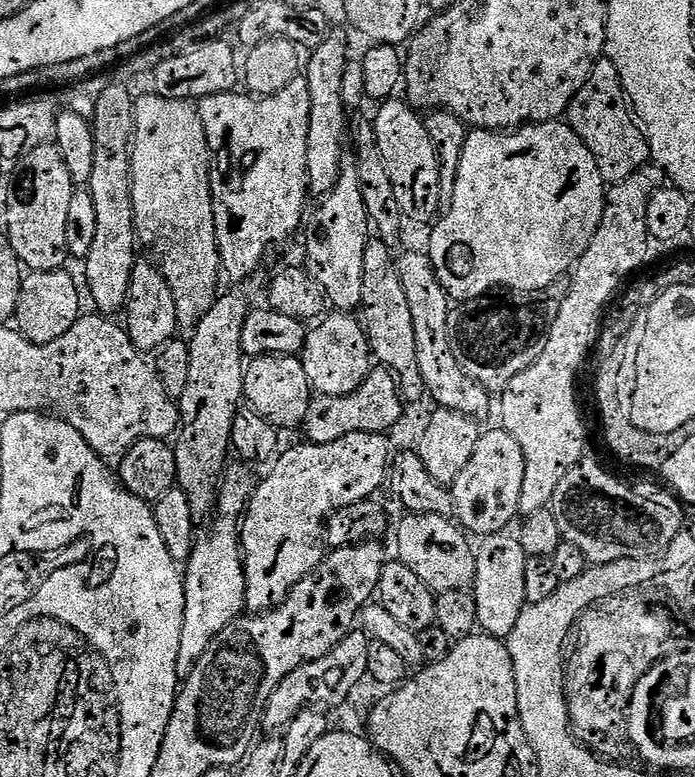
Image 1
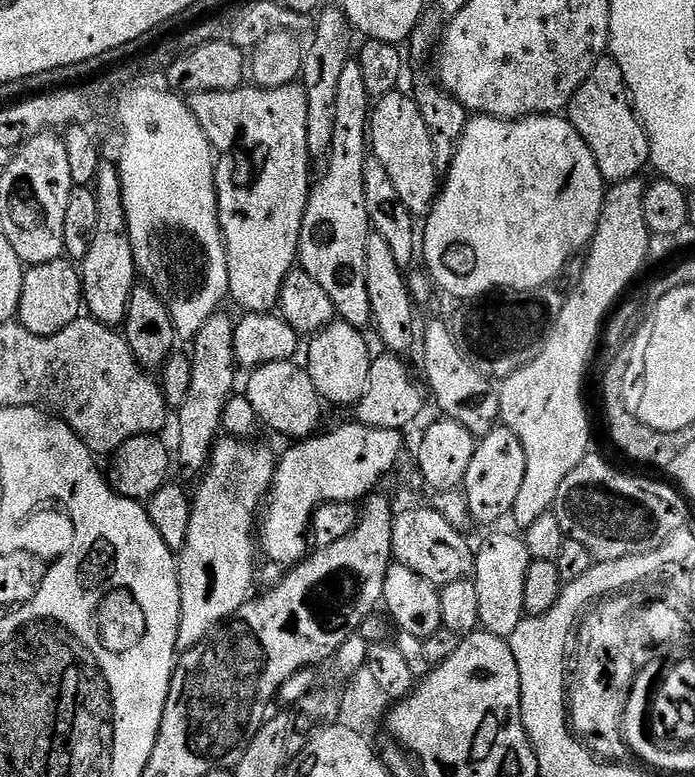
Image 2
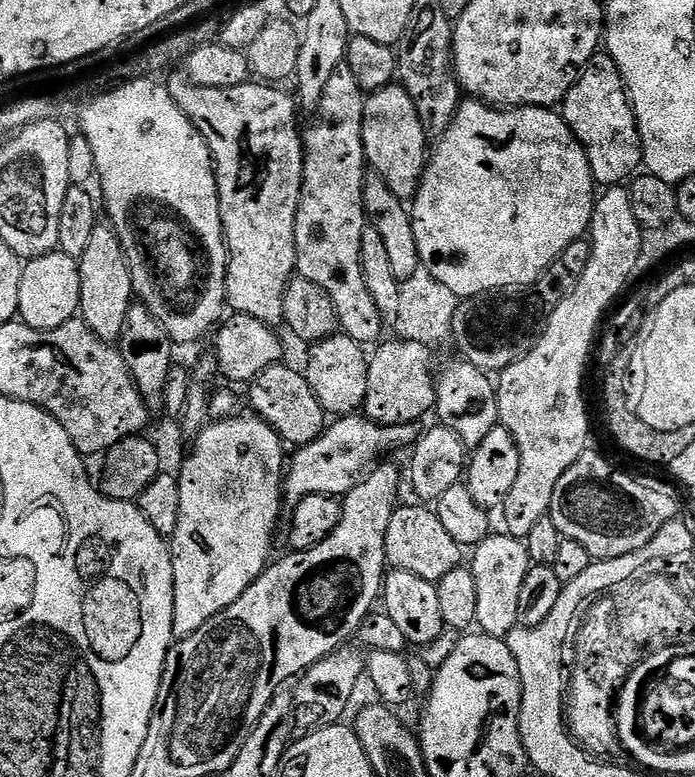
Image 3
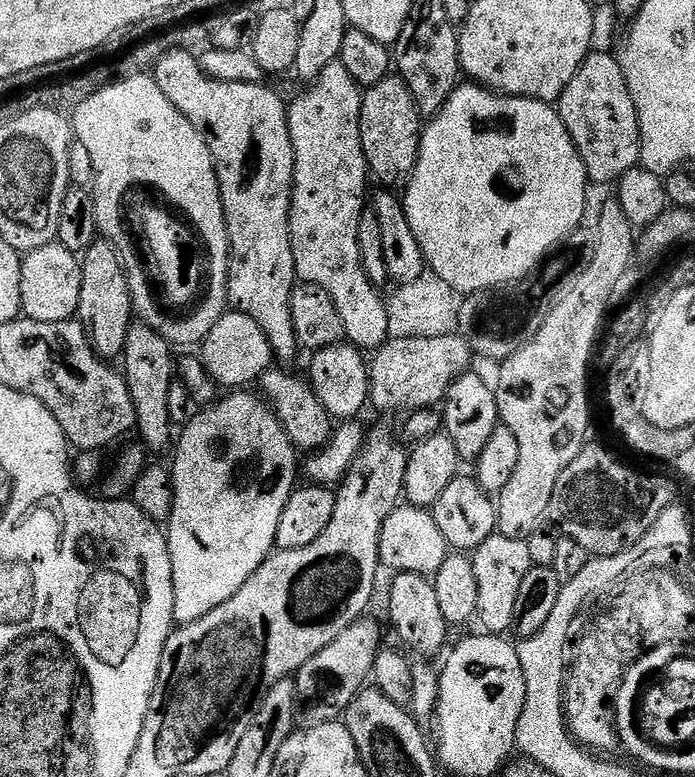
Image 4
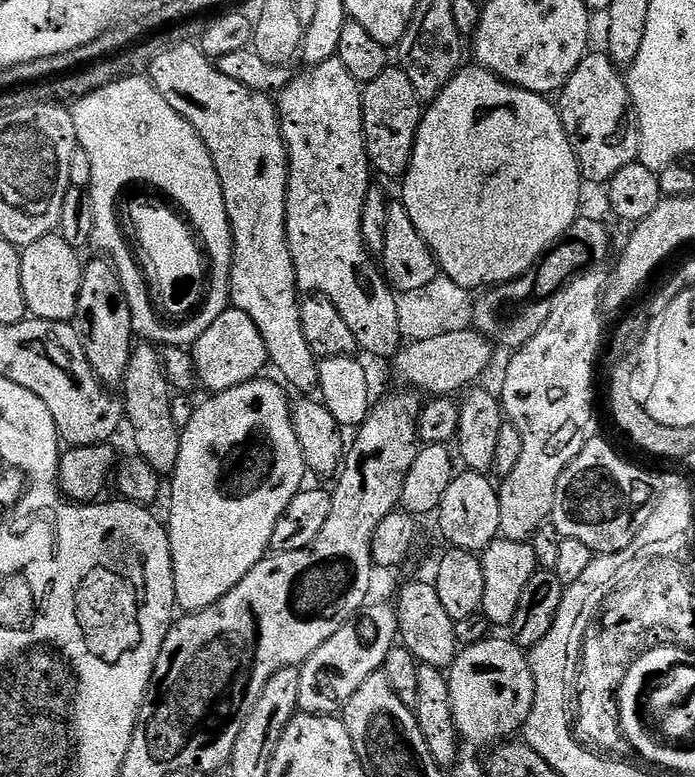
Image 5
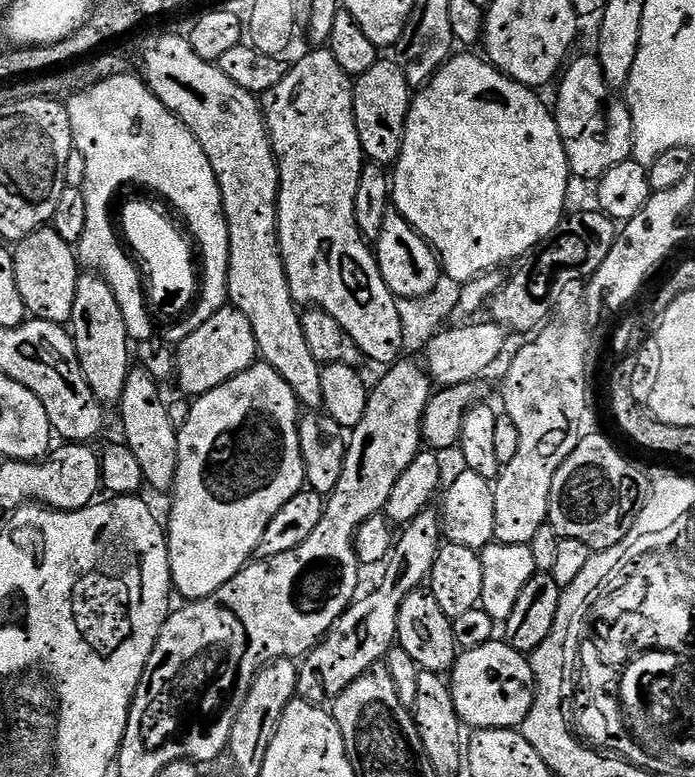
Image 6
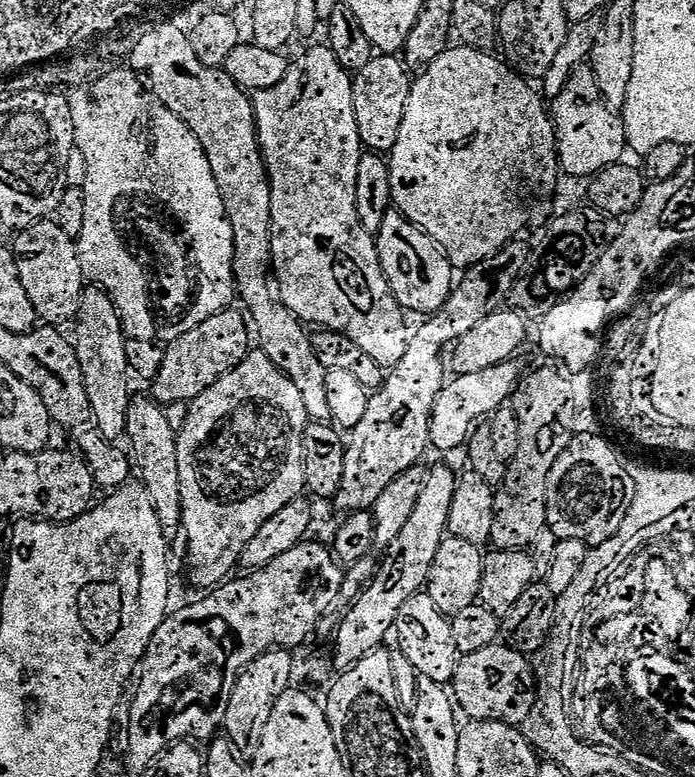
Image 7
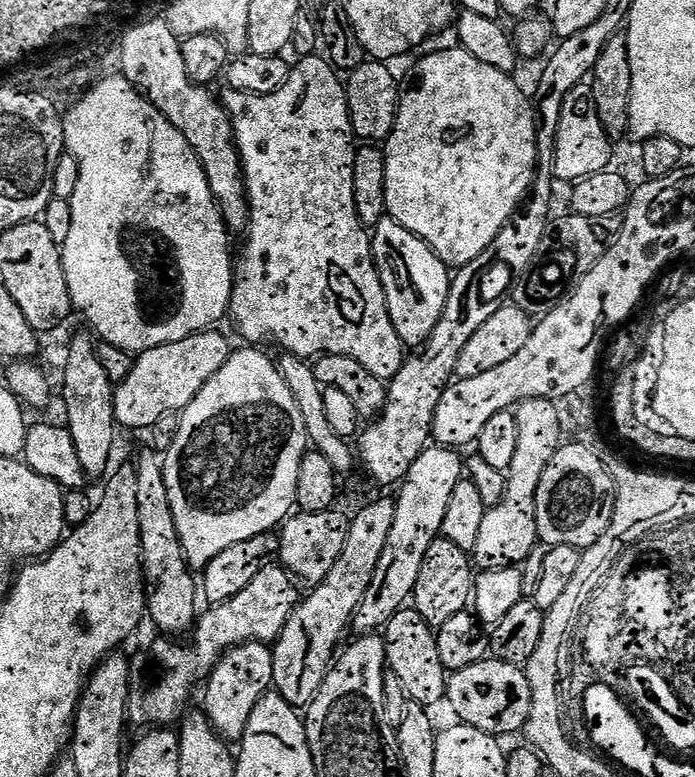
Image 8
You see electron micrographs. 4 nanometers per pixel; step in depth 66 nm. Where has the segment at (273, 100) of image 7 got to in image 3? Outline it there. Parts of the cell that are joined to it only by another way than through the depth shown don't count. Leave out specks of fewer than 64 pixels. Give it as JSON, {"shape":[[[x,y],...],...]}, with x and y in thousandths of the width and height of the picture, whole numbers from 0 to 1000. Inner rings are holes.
{"shape":[[[491,85],[486,90],[481,90],[469,116],[458,126],[460,151],[456,152],[455,161],[445,170],[442,166],[436,171],[437,238],[426,277],[426,350],[446,358],[446,363],[458,363],[458,368],[463,368],[463,373],[469,373],[469,378],[481,384],[494,431],[504,434],[505,438],[514,438],[517,443],[535,445],[548,436],[545,432],[553,427],[555,413],[548,407],[544,394],[538,394],[532,373],[527,373],[527,358],[521,353],[518,336],[521,301],[527,292],[524,266],[527,207],[521,178],[525,127],[525,118],[515,111],[515,100],[509,100],[509,90]]]}

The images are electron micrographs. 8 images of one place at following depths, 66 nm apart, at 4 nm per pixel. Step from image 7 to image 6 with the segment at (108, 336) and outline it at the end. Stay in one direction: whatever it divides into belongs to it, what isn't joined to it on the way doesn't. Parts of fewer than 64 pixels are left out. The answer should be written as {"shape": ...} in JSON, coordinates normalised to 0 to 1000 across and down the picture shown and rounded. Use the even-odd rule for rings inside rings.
{"shape":[[[131,347],[117,353],[109,364],[101,426],[129,502],[135,502],[145,520],[171,521],[187,477],[187,434],[181,425],[181,409],[176,409],[176,394],[170,394],[170,384],[164,384],[164,373],[158,373],[153,362]]]}

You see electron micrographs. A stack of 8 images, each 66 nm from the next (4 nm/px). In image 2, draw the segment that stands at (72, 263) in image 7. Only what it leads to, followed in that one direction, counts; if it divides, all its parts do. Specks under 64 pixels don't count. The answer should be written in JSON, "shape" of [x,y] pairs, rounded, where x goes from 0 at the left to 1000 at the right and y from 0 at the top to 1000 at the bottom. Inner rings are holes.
{"shape":[[[88,332],[65,340],[47,340],[35,351],[26,414],[50,432],[76,432],[101,414],[117,411],[121,390],[118,350],[105,336]]]}

